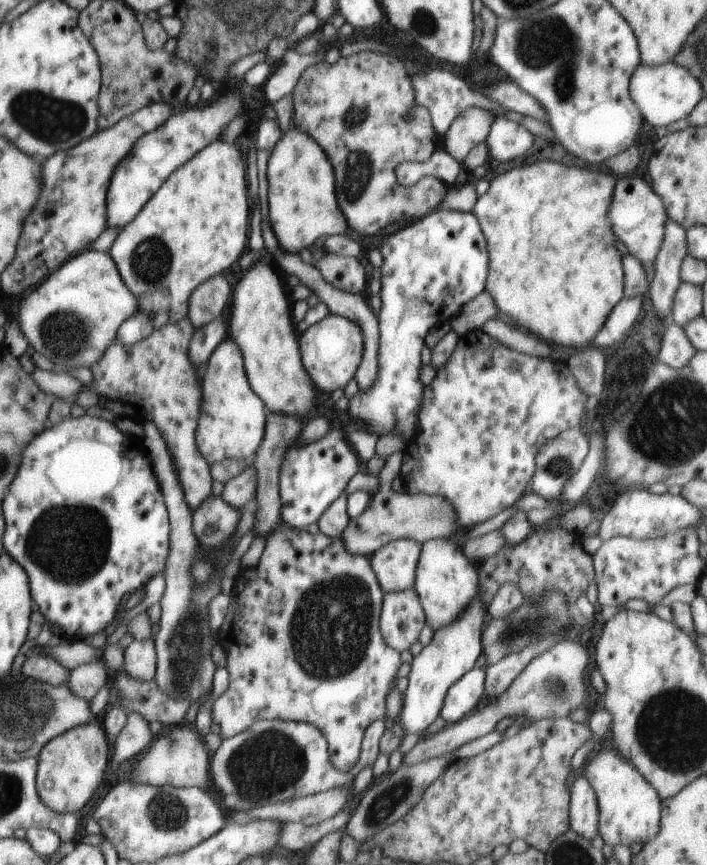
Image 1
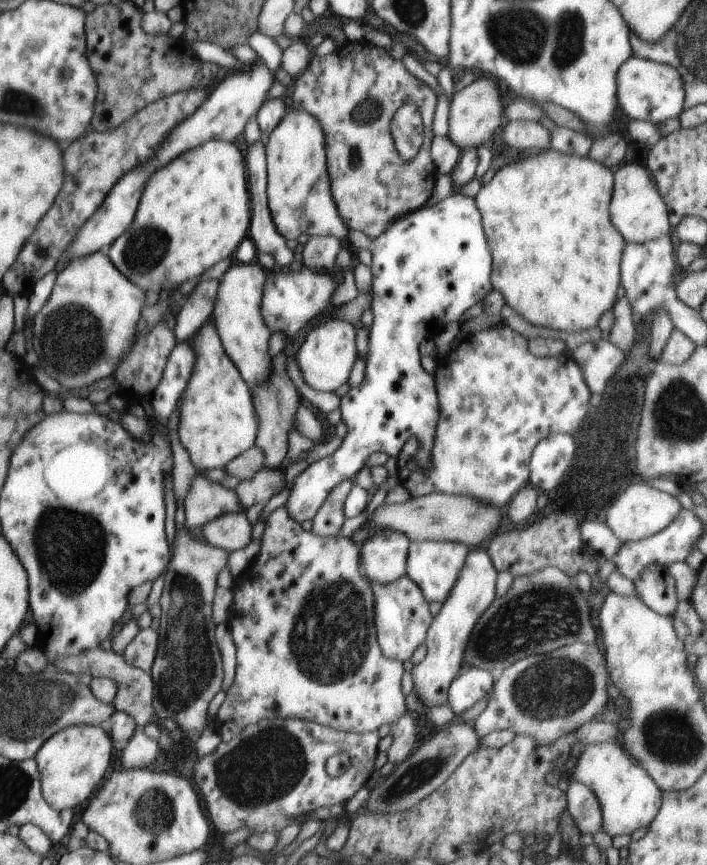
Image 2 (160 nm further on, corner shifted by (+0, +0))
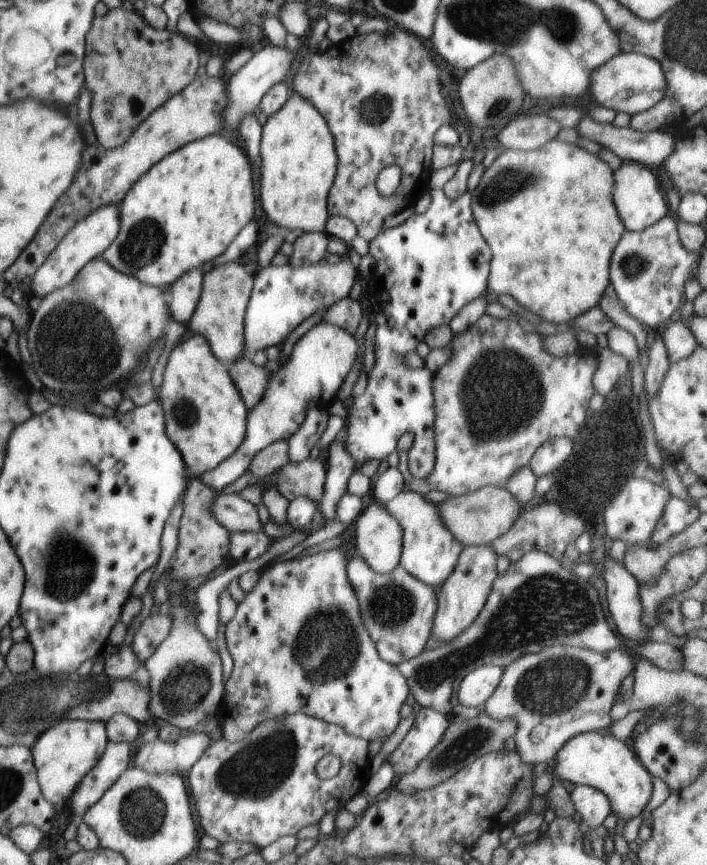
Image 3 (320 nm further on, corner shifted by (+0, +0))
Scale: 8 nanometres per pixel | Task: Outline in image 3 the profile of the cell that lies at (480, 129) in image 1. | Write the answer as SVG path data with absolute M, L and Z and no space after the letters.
M498 53L483 60L466 72L460 82L460 100L468 120L481 126L502 128L518 114L524 112L525 90L517 79L515 62L506 53Z

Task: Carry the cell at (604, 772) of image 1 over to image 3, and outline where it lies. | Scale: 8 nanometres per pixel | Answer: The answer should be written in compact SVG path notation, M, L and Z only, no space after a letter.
M586 731L572 737L556 753L549 770L560 781L600 789L610 799L611 812L627 822L642 813L653 791L649 770L624 741L608 732Z

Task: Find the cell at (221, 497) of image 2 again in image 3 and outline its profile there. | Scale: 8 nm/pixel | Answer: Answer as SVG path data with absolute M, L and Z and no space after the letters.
M217 492L211 506L214 518L230 533L253 533L263 530L255 505L239 494L221 495Z

